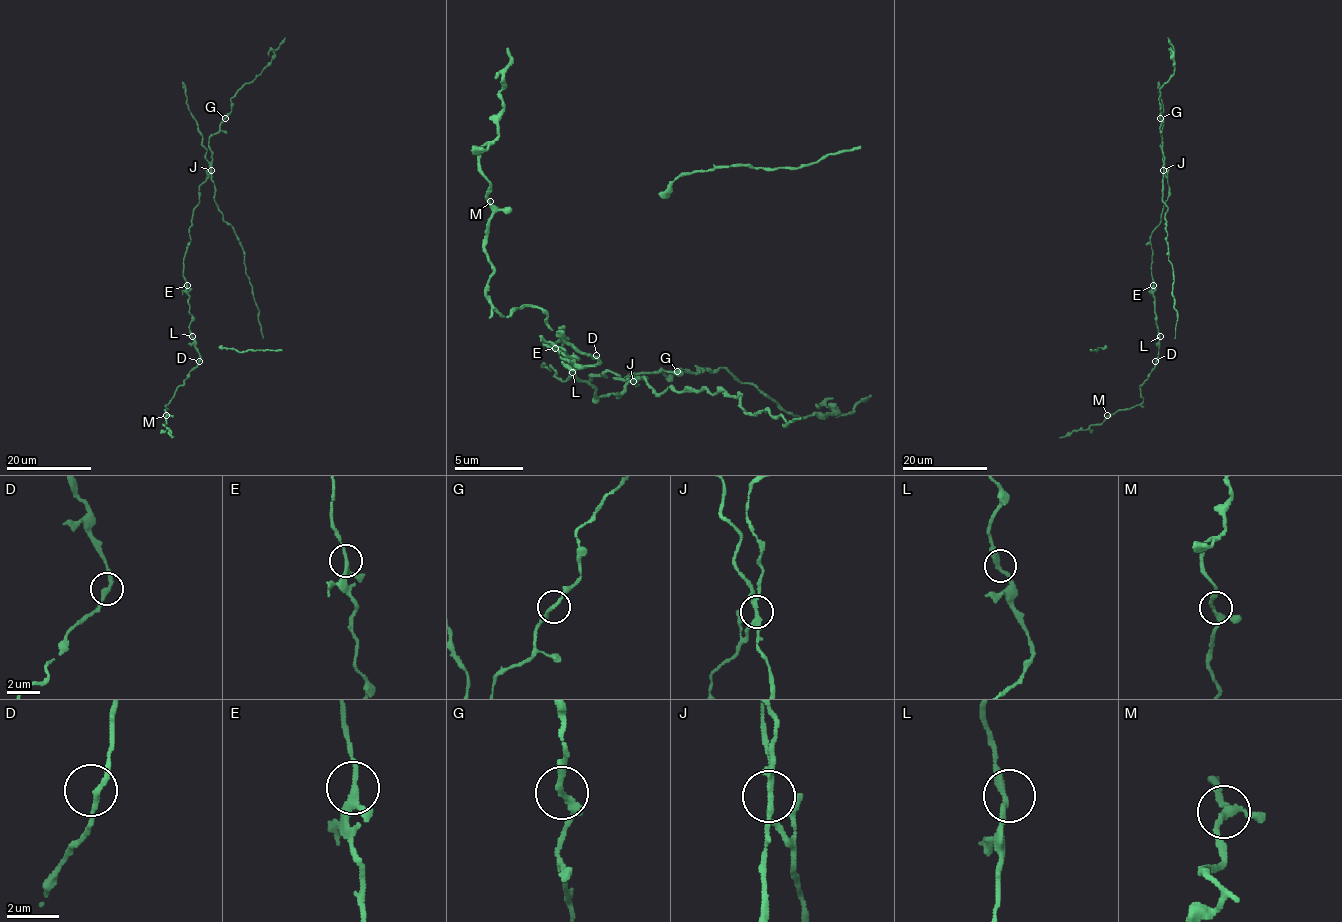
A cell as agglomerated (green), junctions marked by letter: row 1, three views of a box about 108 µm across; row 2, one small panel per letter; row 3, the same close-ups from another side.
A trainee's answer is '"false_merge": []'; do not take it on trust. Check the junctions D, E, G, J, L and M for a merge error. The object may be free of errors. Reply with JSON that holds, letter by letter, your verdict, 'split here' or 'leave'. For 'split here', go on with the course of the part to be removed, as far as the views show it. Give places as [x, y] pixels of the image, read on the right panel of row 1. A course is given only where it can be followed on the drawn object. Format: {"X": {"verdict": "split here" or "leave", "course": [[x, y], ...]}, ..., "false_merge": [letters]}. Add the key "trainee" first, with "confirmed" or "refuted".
{"trainee": "refuted", "D": {"verdict": "leave"}, "E": {"verdict": "leave"}, "G": {"verdict": "leave"}, "J": {"verdict": "split here", "course": [[1164, 170], [1162, 202], [1168, 208], [1165, 219], [1168, 260], [1172, 266], [1172, 293], [1177, 315], [1174, 338]]}, "L": {"verdict": "leave"}, "M": {"verdict": "leave"}, "false_merge": ["J"]}

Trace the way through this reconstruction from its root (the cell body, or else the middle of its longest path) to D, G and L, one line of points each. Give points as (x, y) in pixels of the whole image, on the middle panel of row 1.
D: (555, 344), (552, 348), (545, 341), (572, 358), (565, 358), (569, 368), (596, 365), (596, 355)
G: (555, 344), (569, 338), (562, 355), (596, 399), (637, 385), (627, 375), (678, 372)
L: (555, 344), (552, 348), (545, 341), (572, 358), (565, 358), (572, 372)

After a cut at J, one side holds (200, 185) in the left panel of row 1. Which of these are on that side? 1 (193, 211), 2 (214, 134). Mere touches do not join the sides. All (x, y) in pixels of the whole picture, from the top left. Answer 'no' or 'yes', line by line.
1: yes
2: yes

